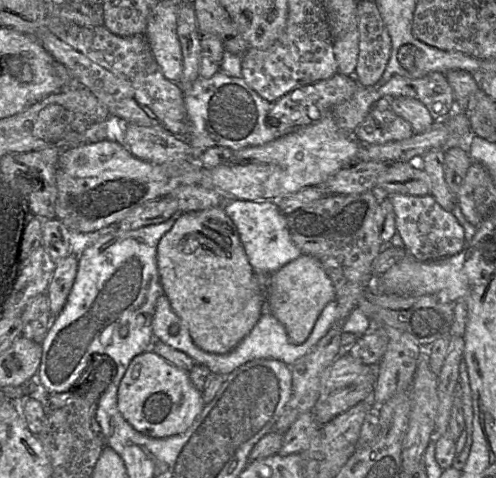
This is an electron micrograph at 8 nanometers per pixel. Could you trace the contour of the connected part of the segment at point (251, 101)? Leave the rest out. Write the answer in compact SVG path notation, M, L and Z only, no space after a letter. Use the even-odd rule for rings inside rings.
M222 71L212 77L199 77L183 91L184 104L189 122L187 142L197 153L213 146L237 151L246 147L260 146L287 135L297 128L270 131L265 120L273 103L260 97L242 77L231 77Z

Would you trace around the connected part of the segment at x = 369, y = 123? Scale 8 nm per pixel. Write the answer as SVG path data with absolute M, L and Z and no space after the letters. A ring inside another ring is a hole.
M373 107L364 121L354 131L361 144L386 144L410 138L412 126L391 109Z

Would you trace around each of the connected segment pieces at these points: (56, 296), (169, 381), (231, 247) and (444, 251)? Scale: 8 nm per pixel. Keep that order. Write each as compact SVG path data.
M70 253L56 264L57 267L46 292L52 320L62 311L75 282L78 270L78 256L75 253Z
M147 350L131 360L118 387L117 405L123 418L136 431L153 438L165 438L185 432L205 403L188 372Z
M224 206L179 213L172 228L158 242L157 267L163 294L168 297L172 310L187 325L193 342L206 352L225 354L233 350L262 314L265 293L256 280L236 226L226 215Z
M387 195L395 212L396 230L408 254L422 262L442 260L460 253L466 246L465 232L452 211L446 211L432 195Z

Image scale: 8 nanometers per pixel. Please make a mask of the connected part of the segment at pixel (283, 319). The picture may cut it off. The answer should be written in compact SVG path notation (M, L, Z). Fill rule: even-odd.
M301 254L271 275L266 301L268 311L284 326L290 342L301 344L309 336L324 307L335 299L335 288L320 261Z

